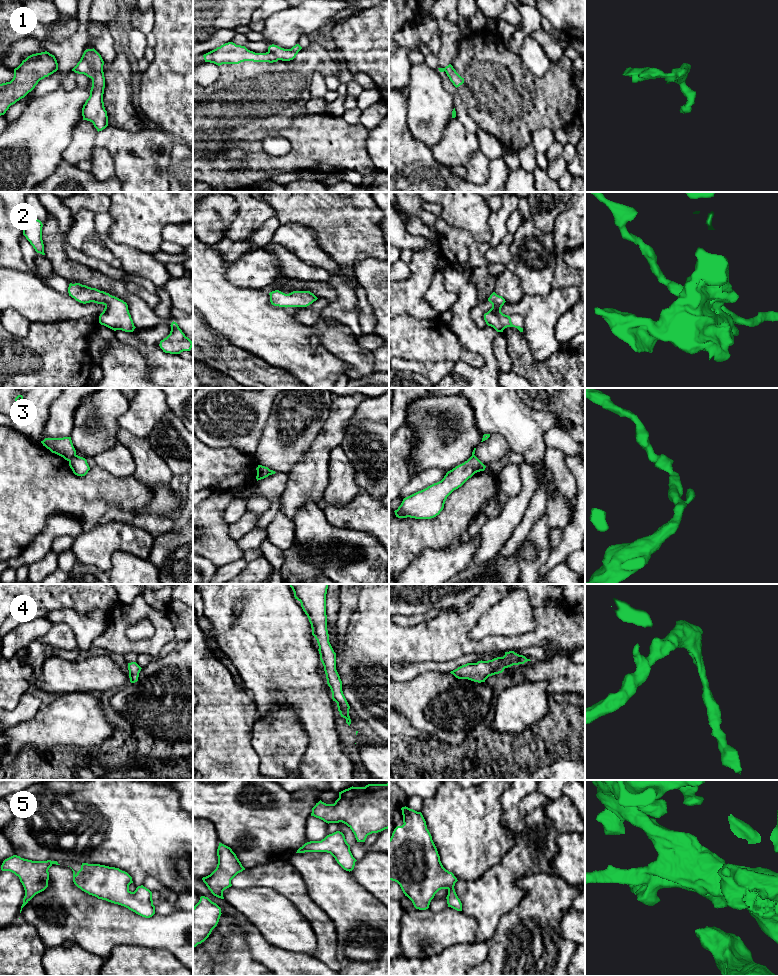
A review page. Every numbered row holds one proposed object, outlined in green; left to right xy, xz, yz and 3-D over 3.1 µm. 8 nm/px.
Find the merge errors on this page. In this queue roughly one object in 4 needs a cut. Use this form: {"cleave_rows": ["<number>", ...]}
{"cleave_rows": ["1", "3"]}

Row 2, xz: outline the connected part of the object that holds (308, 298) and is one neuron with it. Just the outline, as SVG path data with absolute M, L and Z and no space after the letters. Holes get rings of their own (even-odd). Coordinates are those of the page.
M279 290L269 293L270 302L279 307L307 307L318 298L310 291L293 291L285 294Z

